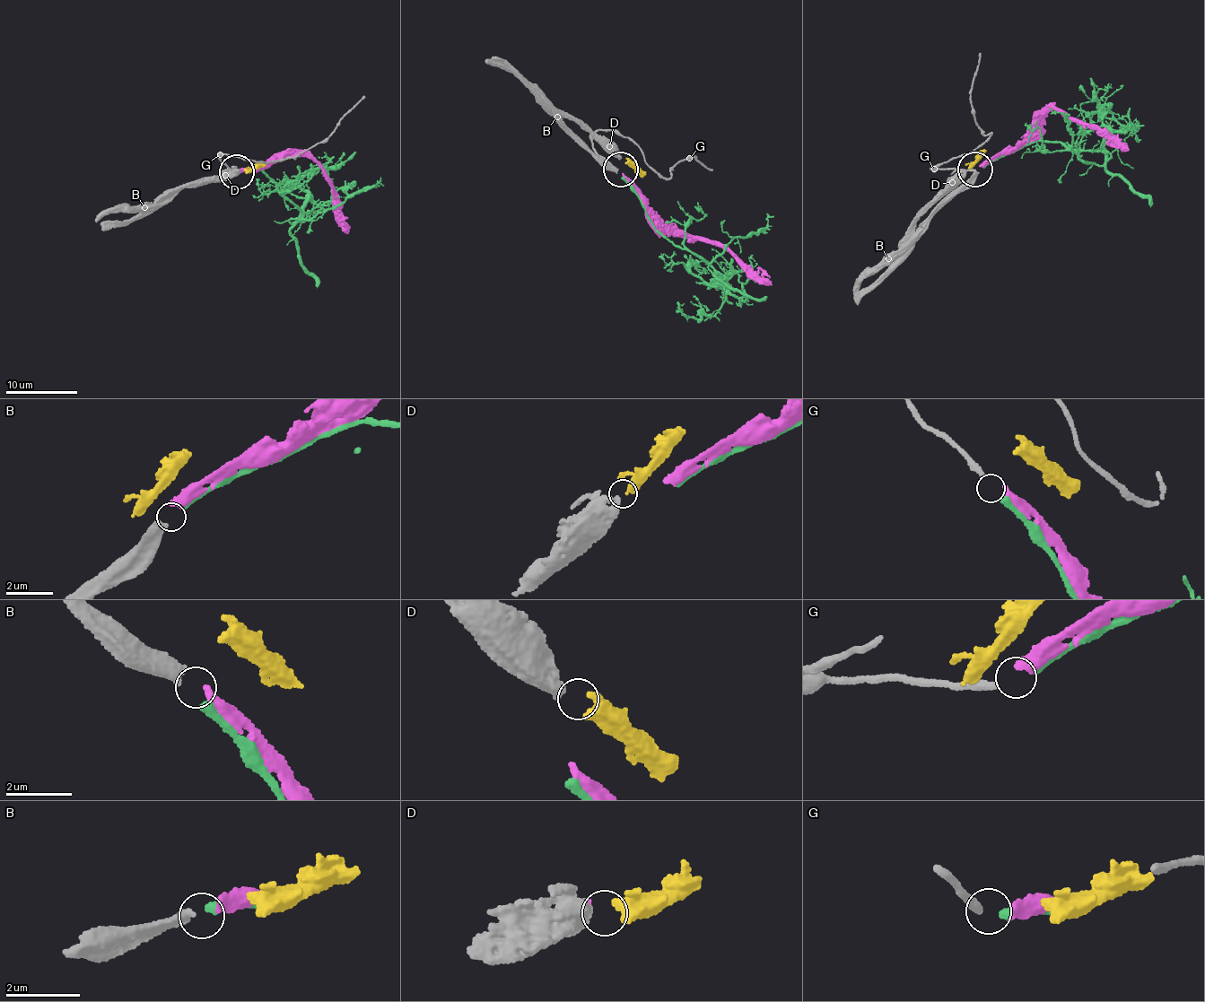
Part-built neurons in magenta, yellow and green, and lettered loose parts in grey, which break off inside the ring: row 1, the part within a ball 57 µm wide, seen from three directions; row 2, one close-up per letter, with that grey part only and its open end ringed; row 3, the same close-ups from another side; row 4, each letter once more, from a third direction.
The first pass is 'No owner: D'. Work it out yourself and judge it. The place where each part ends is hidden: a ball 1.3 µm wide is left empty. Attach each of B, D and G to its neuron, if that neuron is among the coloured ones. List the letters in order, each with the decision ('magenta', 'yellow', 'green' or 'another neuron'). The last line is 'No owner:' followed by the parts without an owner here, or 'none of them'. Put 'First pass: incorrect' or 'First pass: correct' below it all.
B: magenta
D: yellow
G: green
No owner: none of them
First pass: incorrect

